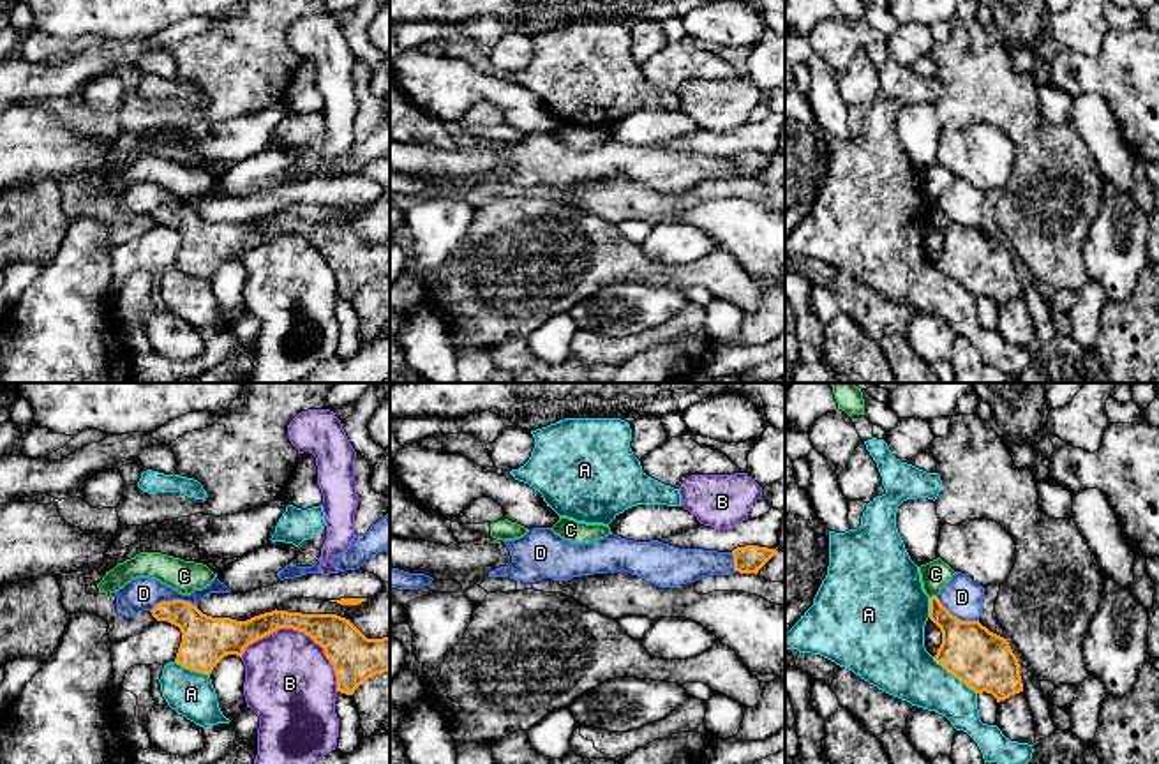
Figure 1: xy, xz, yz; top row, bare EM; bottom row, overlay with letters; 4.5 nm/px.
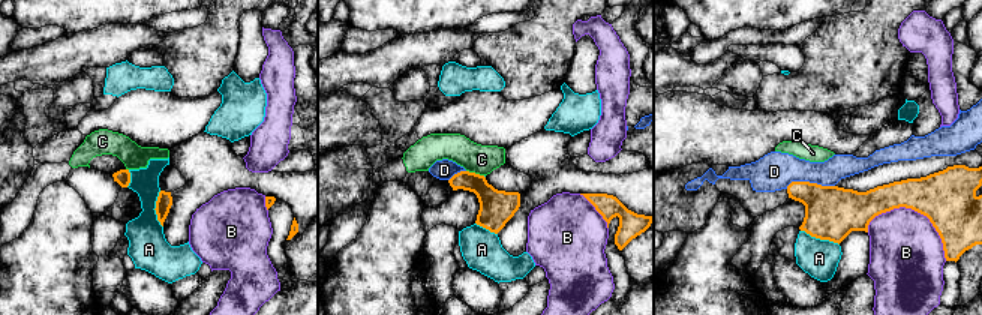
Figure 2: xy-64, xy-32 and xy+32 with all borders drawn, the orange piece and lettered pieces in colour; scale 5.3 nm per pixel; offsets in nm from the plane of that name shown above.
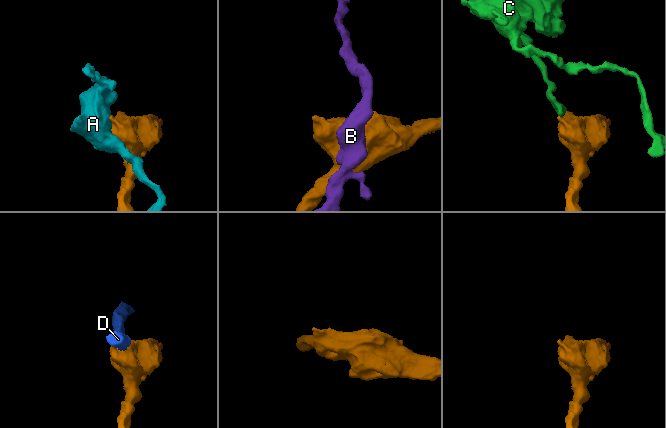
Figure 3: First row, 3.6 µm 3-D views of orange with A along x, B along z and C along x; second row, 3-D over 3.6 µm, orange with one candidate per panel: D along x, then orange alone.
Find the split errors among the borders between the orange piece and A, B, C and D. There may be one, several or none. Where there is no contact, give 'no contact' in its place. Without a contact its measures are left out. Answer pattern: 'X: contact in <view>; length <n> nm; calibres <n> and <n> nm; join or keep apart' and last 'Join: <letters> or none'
A: contact in yz; length 260 nm; calibres 280 and 280 nm; keep apart
B: contact in xy; length 480 nm; calibres 200 and 420 nm; keep apart
C: contact in yz; length 40 nm; calibres 190 and 130 nm; keep apart
D: contact in xy; length 220 nm; calibres 220 and 160 nm; keep apart
Join: none

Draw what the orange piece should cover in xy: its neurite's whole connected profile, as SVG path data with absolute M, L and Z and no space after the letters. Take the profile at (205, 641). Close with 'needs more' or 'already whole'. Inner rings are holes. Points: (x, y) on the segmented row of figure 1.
M183 600L161 602L150 612L157 621L168 621L180 628L182 642L175 662L208 676L224 656L242 658L249 644L279 628L303 632L325 649L340 693L353 695L369 678L390 670L390 637L367 639L349 619L337 614L275 609L247 621L236 621L206 616Z | already whole

